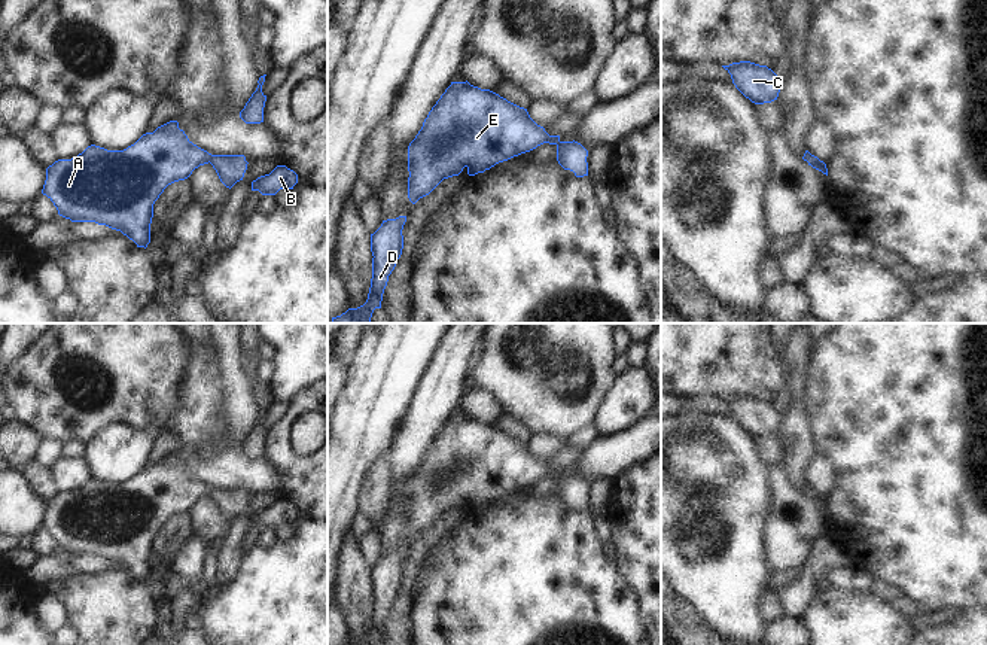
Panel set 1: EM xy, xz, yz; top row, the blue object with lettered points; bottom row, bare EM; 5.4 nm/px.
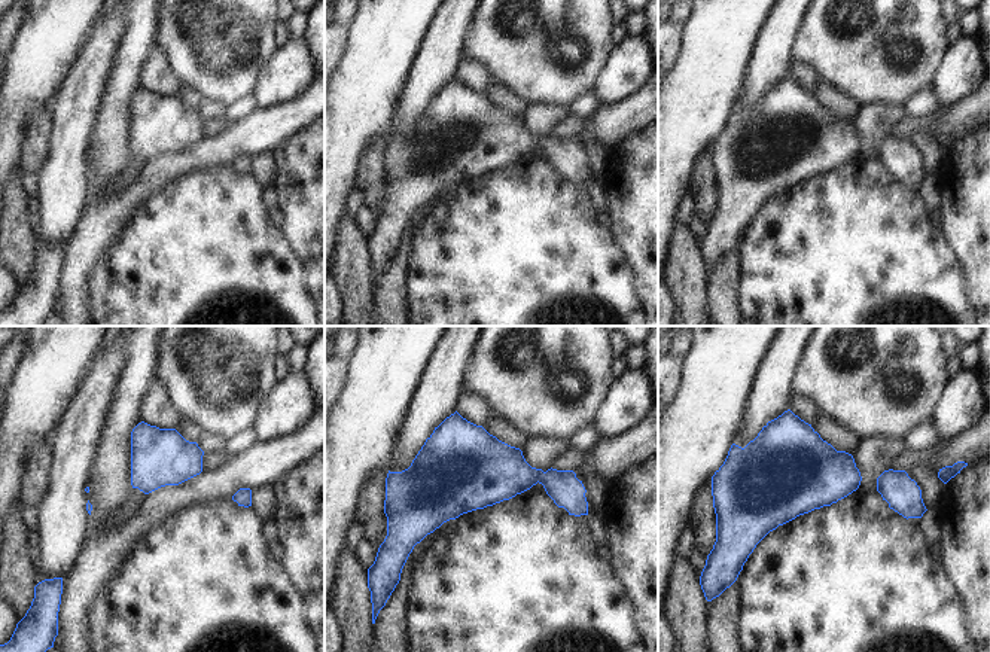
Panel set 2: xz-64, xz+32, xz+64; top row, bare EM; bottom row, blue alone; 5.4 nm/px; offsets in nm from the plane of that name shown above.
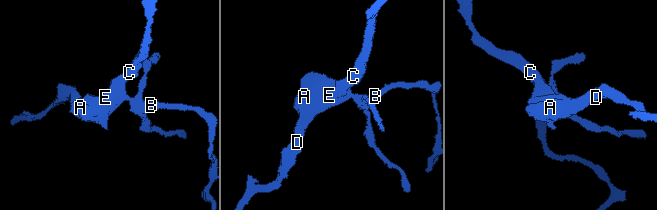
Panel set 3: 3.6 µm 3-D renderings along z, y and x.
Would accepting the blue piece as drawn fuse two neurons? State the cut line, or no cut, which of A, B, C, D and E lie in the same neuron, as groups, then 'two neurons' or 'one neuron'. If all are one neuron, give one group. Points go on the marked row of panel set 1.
no cut; A B C D E; one neuron

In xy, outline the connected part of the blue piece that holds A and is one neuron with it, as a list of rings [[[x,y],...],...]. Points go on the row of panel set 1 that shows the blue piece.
[[[170,121],[153,133],[143,134],[124,150],[107,150],[91,144],[76,158],[55,161],[46,168],[42,194],[54,203],[60,216],[71,222],[106,225],[121,231],[137,247],[146,249],[150,243],[155,201],[168,185],[188,179],[195,168],[208,162],[229,189],[243,180],[249,164],[244,155],[208,153],[188,139],[177,121]]]

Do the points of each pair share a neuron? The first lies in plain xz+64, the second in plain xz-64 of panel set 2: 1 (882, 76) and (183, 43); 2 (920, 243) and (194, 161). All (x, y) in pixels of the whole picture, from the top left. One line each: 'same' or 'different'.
1: same
2: different

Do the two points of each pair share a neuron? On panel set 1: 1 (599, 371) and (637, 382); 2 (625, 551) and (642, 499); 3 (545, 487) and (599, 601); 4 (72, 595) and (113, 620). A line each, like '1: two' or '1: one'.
1: two
2: one
3: two
4: one

